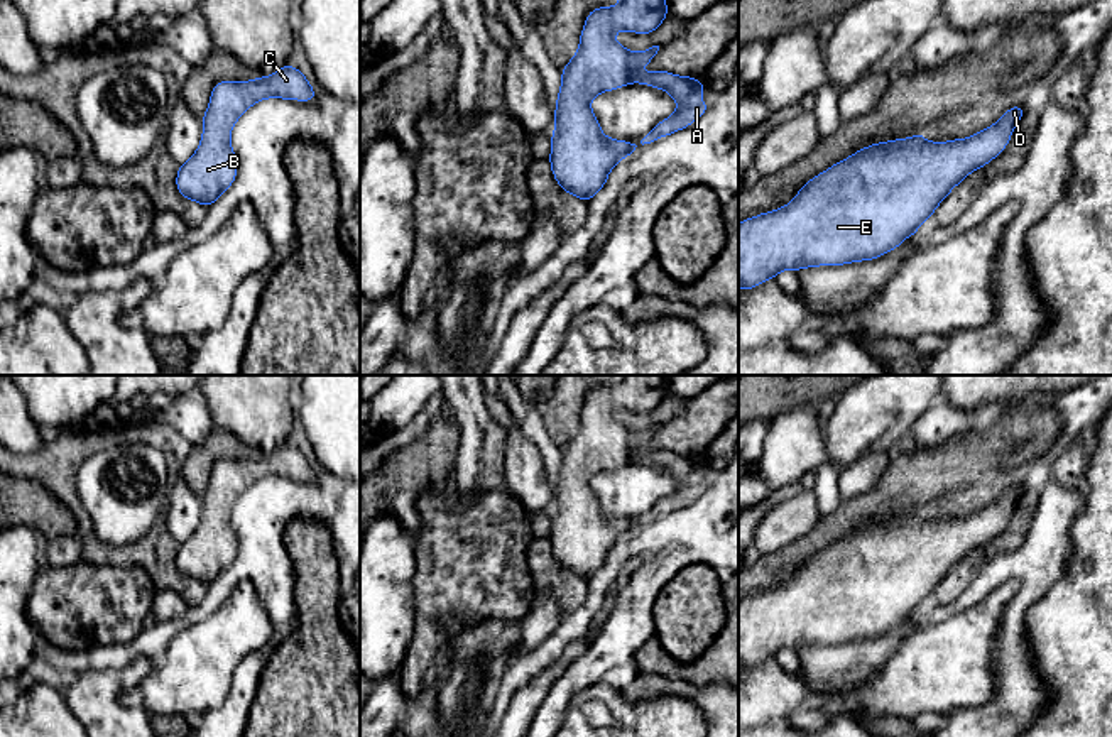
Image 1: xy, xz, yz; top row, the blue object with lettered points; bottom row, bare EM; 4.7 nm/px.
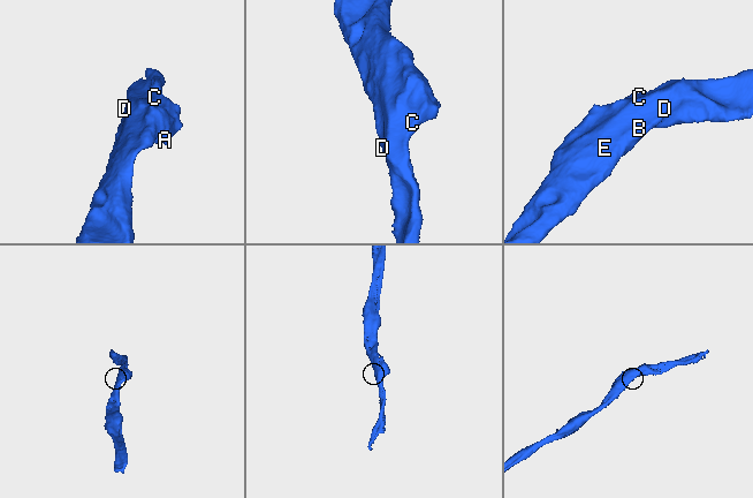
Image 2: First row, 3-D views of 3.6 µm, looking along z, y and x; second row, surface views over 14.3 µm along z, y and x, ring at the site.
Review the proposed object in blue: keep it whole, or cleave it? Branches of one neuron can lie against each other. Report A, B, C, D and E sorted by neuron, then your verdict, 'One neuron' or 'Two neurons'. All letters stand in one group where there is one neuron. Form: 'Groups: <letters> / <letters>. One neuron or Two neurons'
Groups: A B C D E. One neuron

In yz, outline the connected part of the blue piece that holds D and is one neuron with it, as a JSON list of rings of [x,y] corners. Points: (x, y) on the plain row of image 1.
[[[1024,485],[1009,487],[994,504],[968,517],[929,521],[921,510],[911,517],[894,517],[864,526],[850,536],[804,561],[791,581],[779,588],[760,592],[739,602],[739,666],[750,669],[784,649],[801,649],[818,644],[843,644],[872,639],[897,627],[972,549],[984,548],[1009,522],[1014,505],[1021,500]]]

